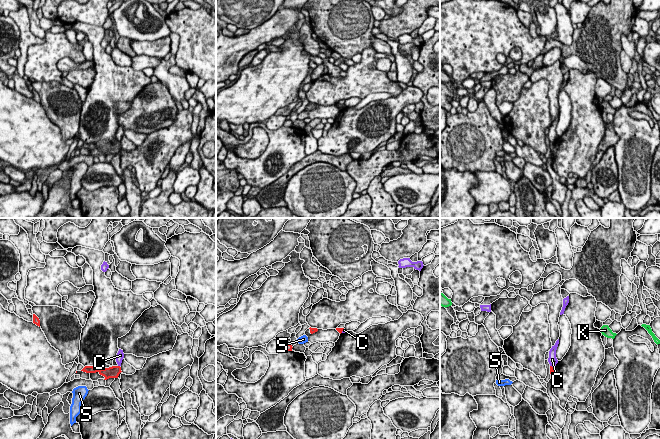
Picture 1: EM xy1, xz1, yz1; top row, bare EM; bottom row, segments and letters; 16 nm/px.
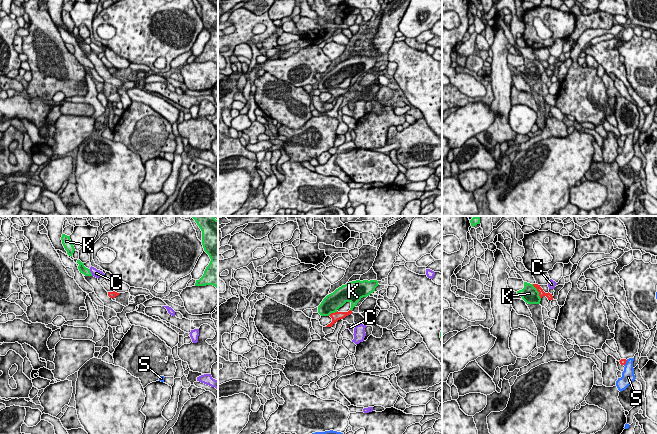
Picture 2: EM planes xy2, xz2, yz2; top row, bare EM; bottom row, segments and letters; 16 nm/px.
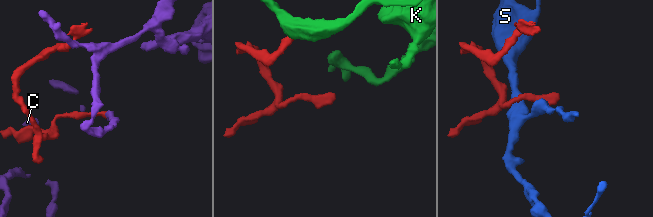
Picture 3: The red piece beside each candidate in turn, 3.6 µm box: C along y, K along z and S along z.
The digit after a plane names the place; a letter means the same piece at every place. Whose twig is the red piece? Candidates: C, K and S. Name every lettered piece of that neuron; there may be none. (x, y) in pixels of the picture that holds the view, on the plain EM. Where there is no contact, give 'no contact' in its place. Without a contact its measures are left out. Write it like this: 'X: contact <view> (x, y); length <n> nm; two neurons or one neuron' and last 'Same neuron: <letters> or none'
C: contact xz1 (342, 106); length 80 nm; two neurons
K: contact yz2 (537, 66); length 280 nm; one neuron
S: contact yz2 (625, 139); length 110 nm; two neurons
Same neuron: K

